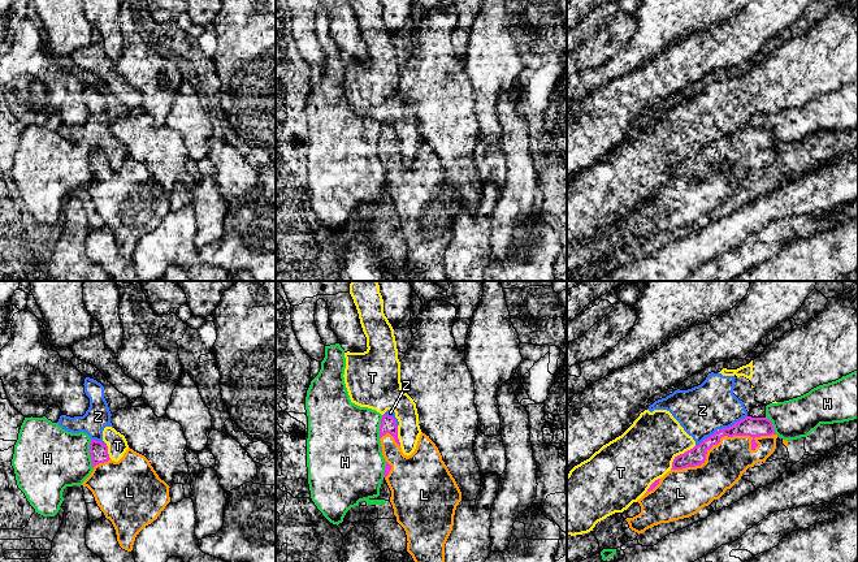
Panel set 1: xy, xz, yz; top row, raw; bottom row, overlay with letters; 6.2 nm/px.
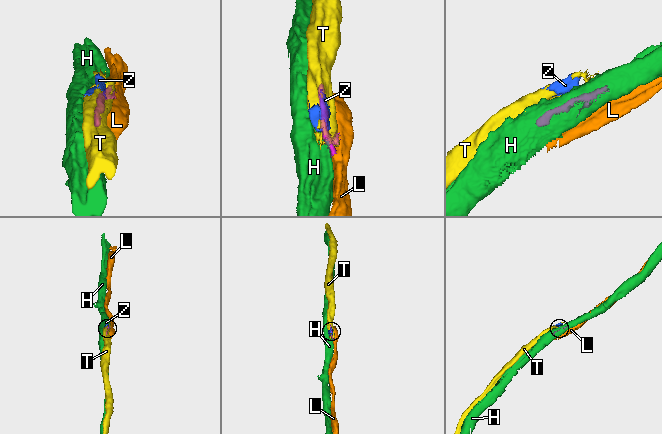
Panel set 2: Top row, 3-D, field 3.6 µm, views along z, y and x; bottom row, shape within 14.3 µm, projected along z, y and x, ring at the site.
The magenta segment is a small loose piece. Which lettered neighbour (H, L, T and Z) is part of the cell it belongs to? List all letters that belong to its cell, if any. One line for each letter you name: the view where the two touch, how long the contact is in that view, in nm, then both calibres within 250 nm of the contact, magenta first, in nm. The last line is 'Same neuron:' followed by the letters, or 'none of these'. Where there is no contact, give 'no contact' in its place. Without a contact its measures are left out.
L: contact in yz; length 700 nm; calibres 130 and 260 nm
Same neuron: L

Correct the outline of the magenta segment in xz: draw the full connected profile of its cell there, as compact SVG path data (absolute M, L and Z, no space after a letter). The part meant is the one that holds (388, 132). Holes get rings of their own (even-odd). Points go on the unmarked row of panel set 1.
M382 124L380 134L381 160L386 169L384 186L391 199L390 211L394 217L396 230L404 237L407 243L407 260L412 264L421 281L447 281L445 274L445 252L452 239L456 215L462 209L462 200L442 169L442 164L436 152L421 140L416 157L411 164L404 164L398 147L398 135L393 125Z

